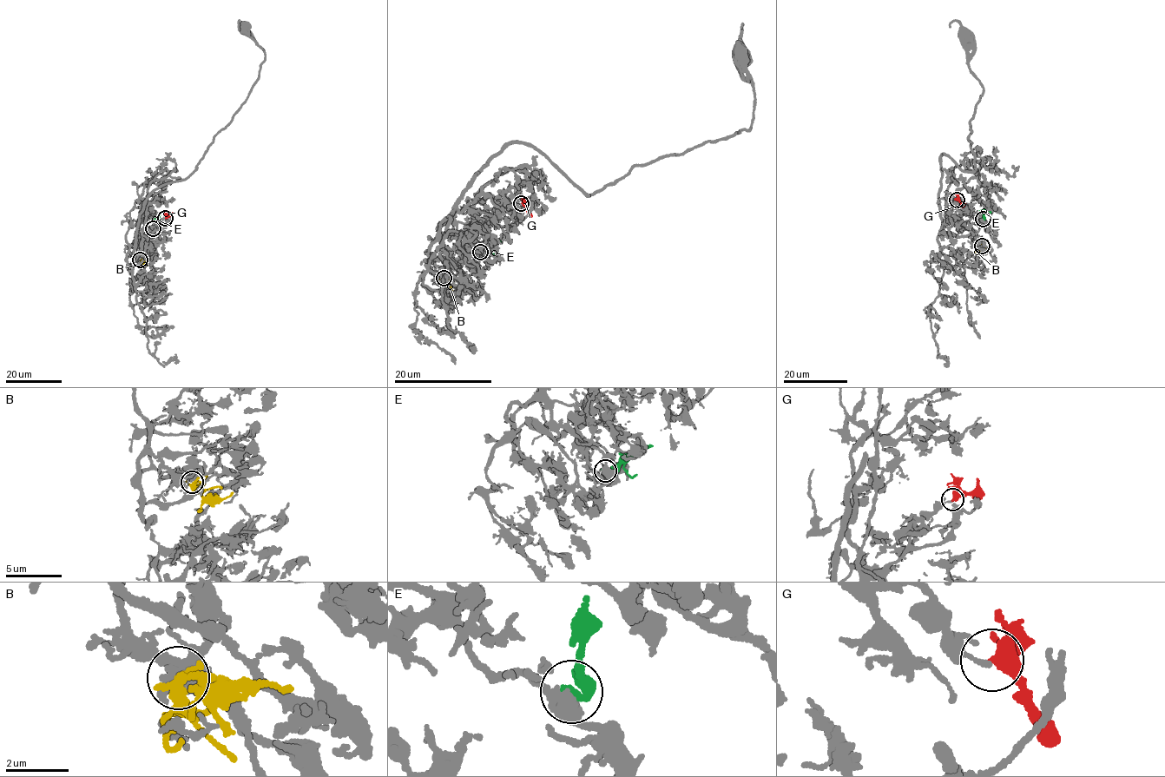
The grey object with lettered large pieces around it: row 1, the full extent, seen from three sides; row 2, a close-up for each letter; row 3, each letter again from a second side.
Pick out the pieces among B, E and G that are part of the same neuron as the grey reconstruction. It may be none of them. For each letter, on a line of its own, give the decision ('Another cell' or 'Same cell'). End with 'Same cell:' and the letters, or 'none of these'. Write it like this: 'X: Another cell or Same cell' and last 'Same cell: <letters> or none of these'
B: Another cell
E: Another cell
G: Another cell
Same cell: none of these

